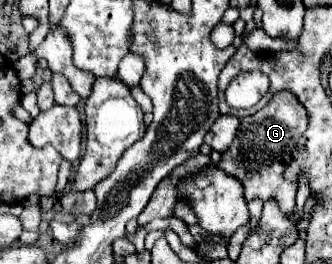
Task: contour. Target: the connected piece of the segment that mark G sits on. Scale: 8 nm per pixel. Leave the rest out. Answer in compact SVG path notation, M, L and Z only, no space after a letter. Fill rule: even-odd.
M288 92L274 94L272 100L258 112L244 116L240 120L240 128L236 132L236 138L232 146L222 154L222 160L218 162L218 168L228 172L230 176L236 176L244 184L244 196L246 200L252 198L276 198L280 208L284 212L294 212L294 198L298 192L298 184L284 178L286 166L292 162L292 152L298 144L298 138L308 128L308 116L306 108Z

